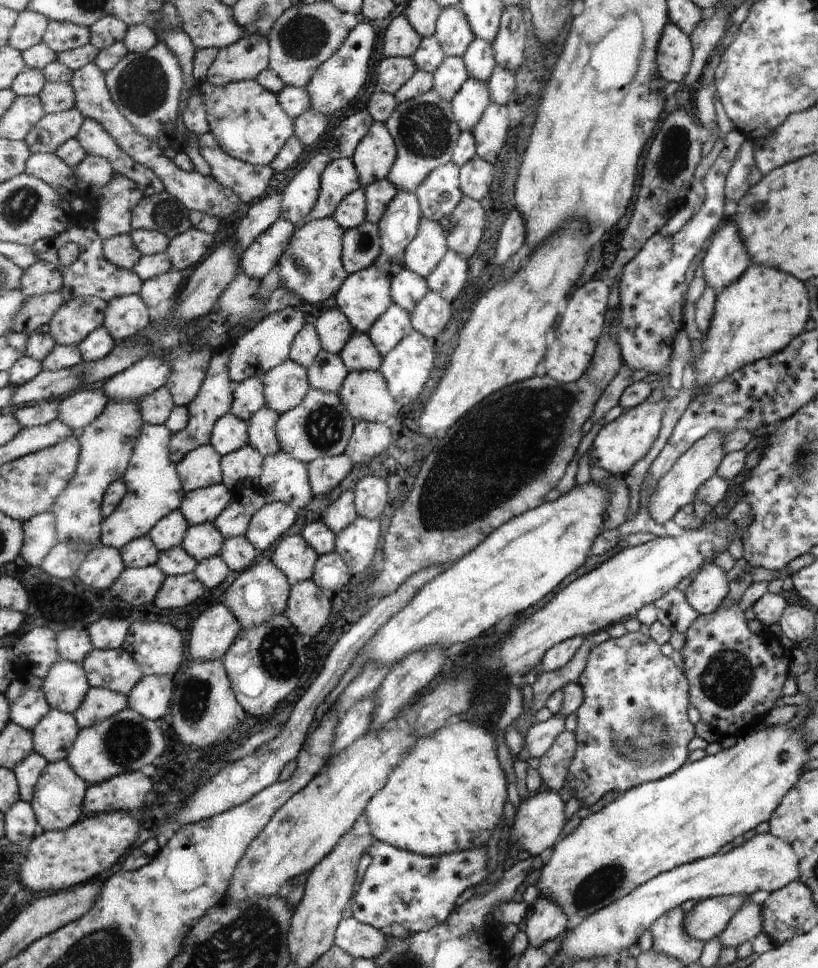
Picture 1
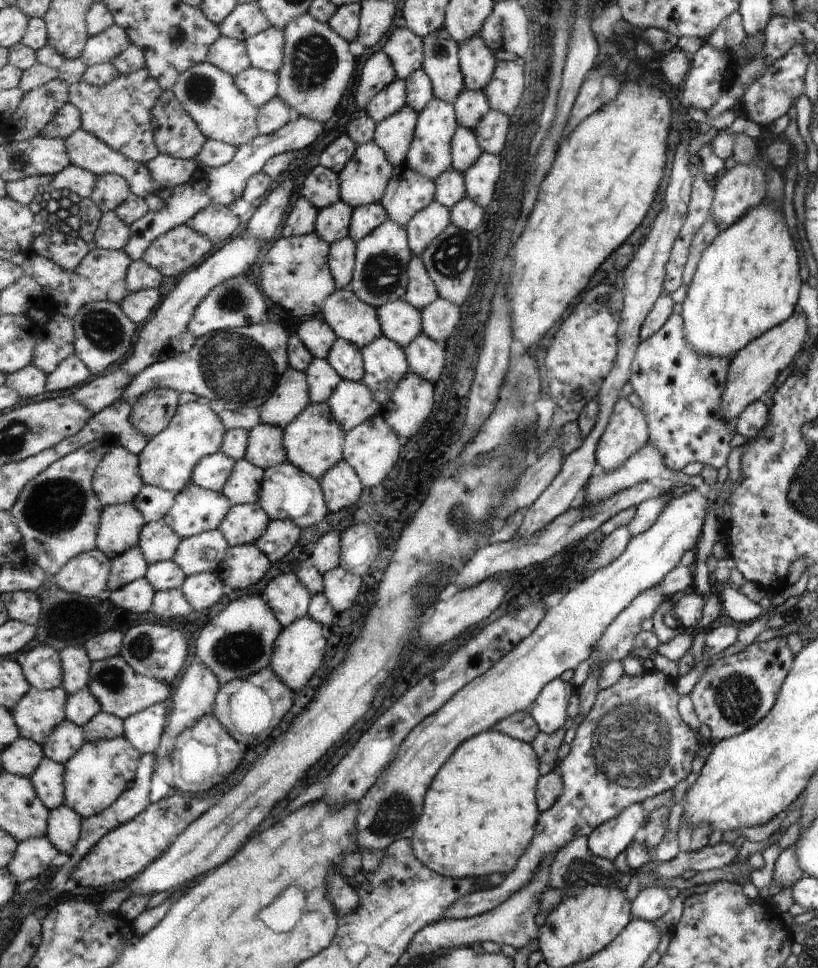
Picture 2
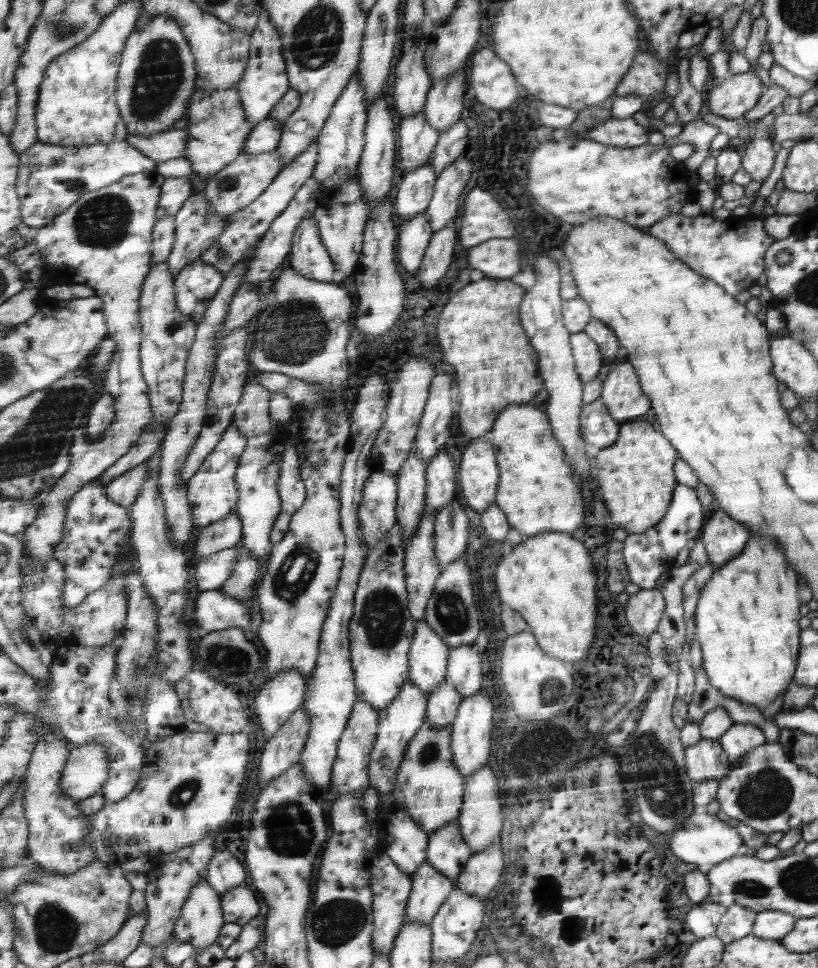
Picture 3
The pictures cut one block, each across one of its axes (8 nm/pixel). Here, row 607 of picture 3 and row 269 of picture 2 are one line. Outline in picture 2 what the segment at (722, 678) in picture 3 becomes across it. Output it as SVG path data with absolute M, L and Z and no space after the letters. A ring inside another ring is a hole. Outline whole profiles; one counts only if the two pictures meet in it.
M762 202L734 226L720 232L714 242L702 252L696 272L682 303L682 316L688 344L704 356L732 359L754 339L778 327L796 313L800 294L800 263L788 226L780 216L783 210L774 202Z

